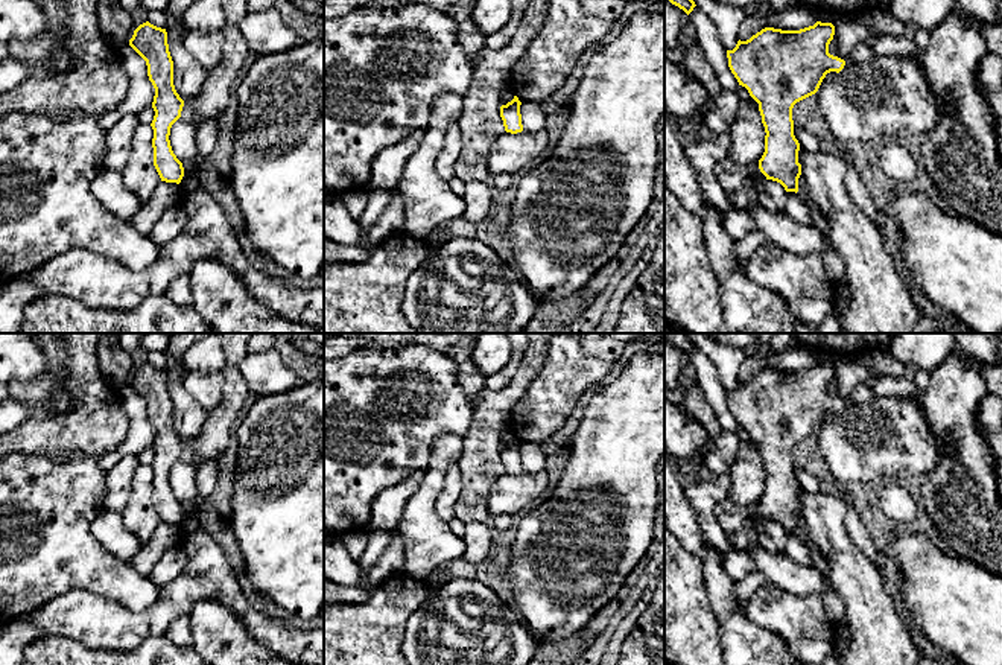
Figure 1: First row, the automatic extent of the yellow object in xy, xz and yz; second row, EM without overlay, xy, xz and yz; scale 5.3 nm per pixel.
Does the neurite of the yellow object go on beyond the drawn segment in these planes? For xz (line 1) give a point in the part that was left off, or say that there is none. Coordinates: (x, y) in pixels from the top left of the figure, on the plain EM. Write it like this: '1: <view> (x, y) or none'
1: none

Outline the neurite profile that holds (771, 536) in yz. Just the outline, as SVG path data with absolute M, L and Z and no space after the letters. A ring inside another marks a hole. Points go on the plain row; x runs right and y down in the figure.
M772 520L762 522L757 528L757 543L766 551L782 554L786 546L785 528Z

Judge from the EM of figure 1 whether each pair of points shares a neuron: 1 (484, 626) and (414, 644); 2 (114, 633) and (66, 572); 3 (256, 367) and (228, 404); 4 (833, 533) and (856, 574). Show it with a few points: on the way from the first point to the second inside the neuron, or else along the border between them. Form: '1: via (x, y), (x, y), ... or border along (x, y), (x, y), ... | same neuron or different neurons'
1: via (467, 642), (431, 644) | same neuron
2: border along (111, 598), (82, 589), (67, 589), (46, 604) | different neurons
3: border along (248, 353), (240, 364), (240, 375), (247, 390) | different neurons
4: via (835, 544), (847, 563) | same neuron

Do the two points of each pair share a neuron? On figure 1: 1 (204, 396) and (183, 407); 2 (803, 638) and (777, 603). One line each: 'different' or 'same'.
1: different
2: same

